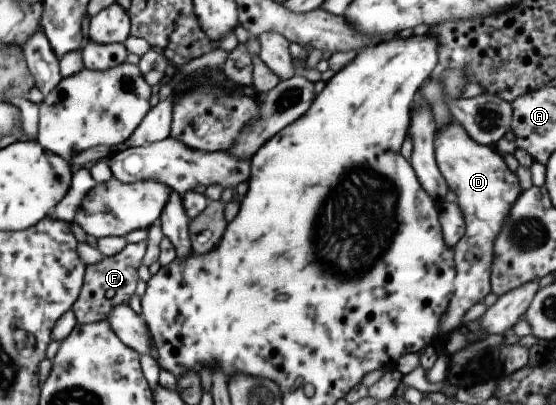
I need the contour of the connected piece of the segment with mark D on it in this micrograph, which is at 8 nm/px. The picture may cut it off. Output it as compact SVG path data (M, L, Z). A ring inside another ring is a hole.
M449 122L434 136L436 162L449 184L457 194L457 203L462 209L466 223L464 236L455 244L456 279L453 297L441 315L438 333L447 337L453 330L463 326L465 313L483 302L492 292L492 261L494 258L494 241L500 232L503 220L511 212L513 203L521 193L519 180L509 170L506 161L492 146L477 143L459 122Z

